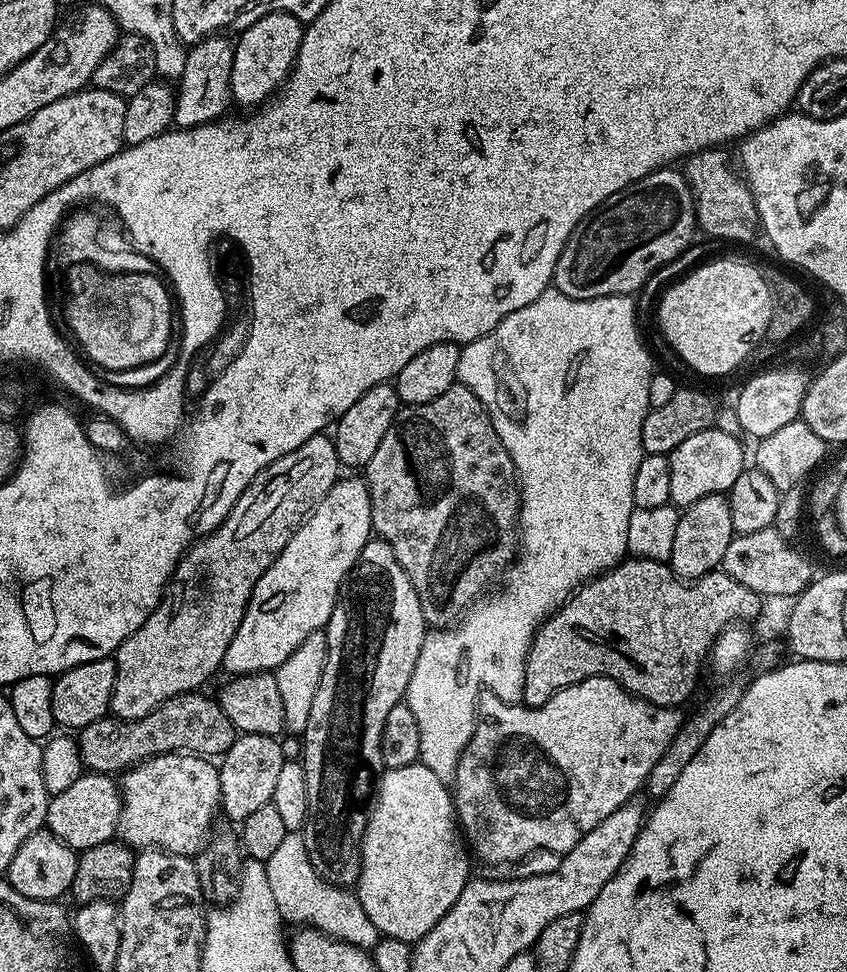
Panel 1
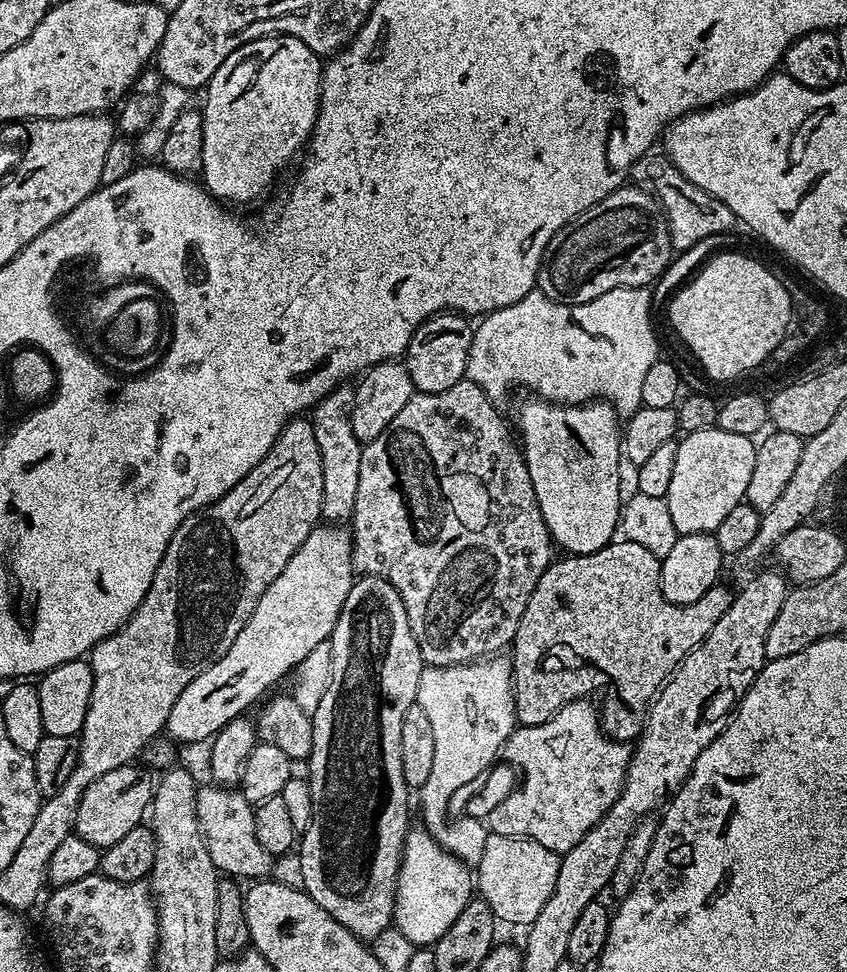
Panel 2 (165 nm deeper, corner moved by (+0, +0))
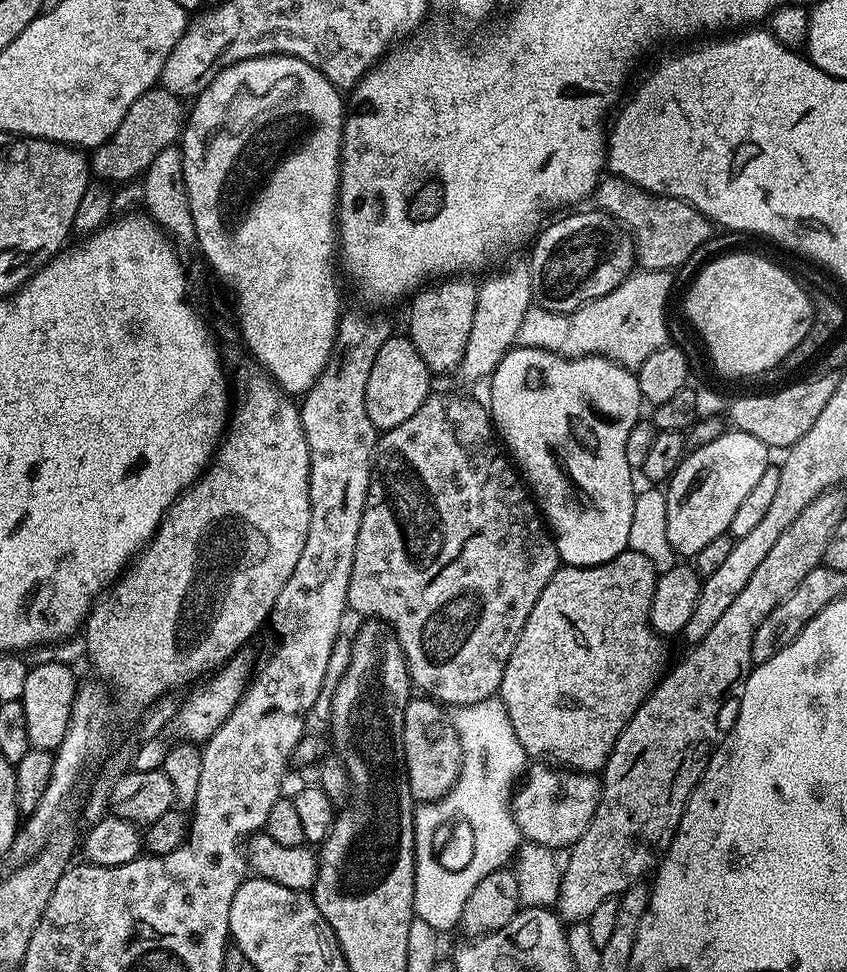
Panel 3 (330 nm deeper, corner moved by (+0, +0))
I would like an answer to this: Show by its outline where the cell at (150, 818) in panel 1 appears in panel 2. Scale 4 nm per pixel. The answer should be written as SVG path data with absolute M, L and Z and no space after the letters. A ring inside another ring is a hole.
M228 786L211 787L201 787L197 791L197 814L217 873L228 878L267 877L273 871L274 857L262 850L262 842L258 842L258 834L254 834L254 804L248 801L240 790L233 790Z

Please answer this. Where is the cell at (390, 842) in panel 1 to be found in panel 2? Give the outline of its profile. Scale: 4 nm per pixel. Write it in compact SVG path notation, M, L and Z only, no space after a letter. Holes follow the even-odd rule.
M424 826L409 827L396 879L396 904L392 907L395 928L415 946L434 946L454 926L454 918L462 914L473 896L474 876L469 865L444 849Z

